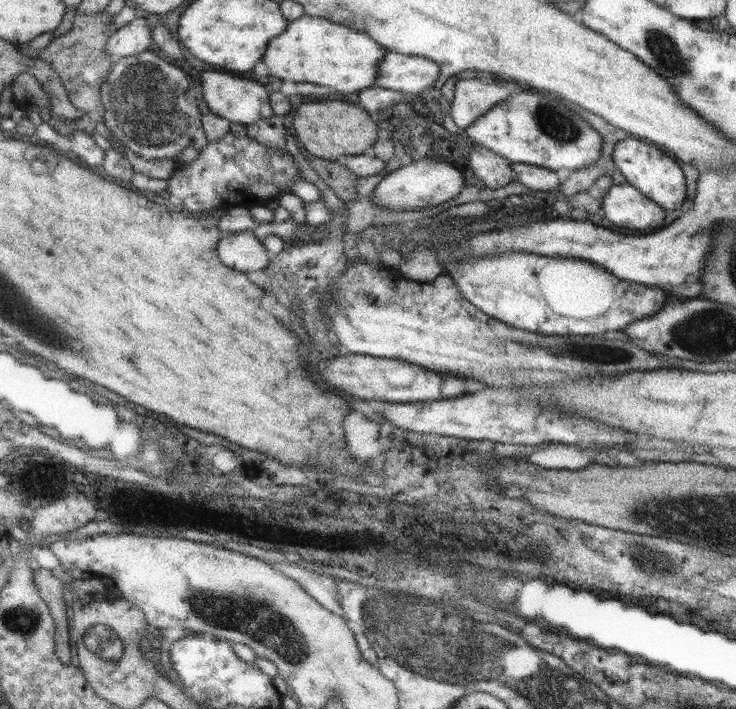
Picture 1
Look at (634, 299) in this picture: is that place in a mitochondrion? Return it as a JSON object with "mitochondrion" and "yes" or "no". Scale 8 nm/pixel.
{"mitochondrion":"no"}

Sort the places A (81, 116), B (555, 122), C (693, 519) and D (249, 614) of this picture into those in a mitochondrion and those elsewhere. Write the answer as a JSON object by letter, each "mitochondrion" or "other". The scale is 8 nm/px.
{"A":"other","B":"mitochondrion","C":"mitochondrion","D":"mitochondrion"}

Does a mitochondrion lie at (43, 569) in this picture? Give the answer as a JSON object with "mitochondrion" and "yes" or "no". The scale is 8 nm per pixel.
{"mitochondrion":"no"}

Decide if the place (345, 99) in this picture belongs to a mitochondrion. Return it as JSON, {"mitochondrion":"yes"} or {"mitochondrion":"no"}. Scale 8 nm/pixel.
{"mitochondrion":"no"}

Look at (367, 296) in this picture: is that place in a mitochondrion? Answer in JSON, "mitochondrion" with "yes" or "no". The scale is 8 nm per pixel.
{"mitochondrion":"yes"}

